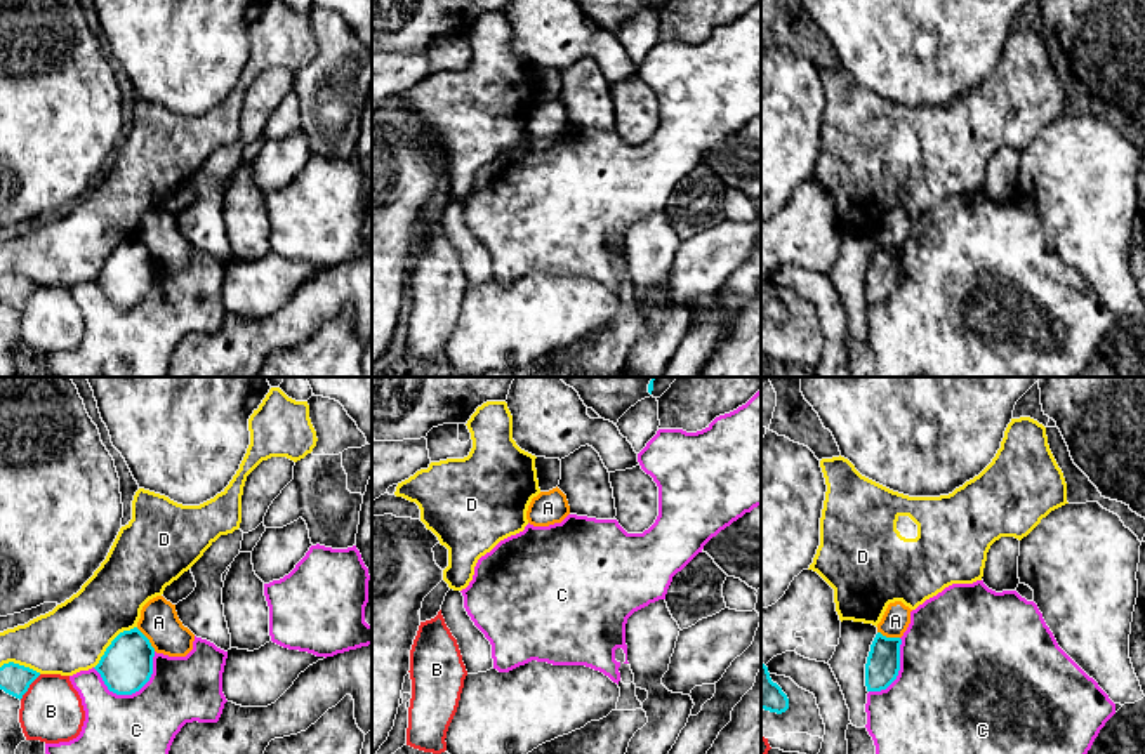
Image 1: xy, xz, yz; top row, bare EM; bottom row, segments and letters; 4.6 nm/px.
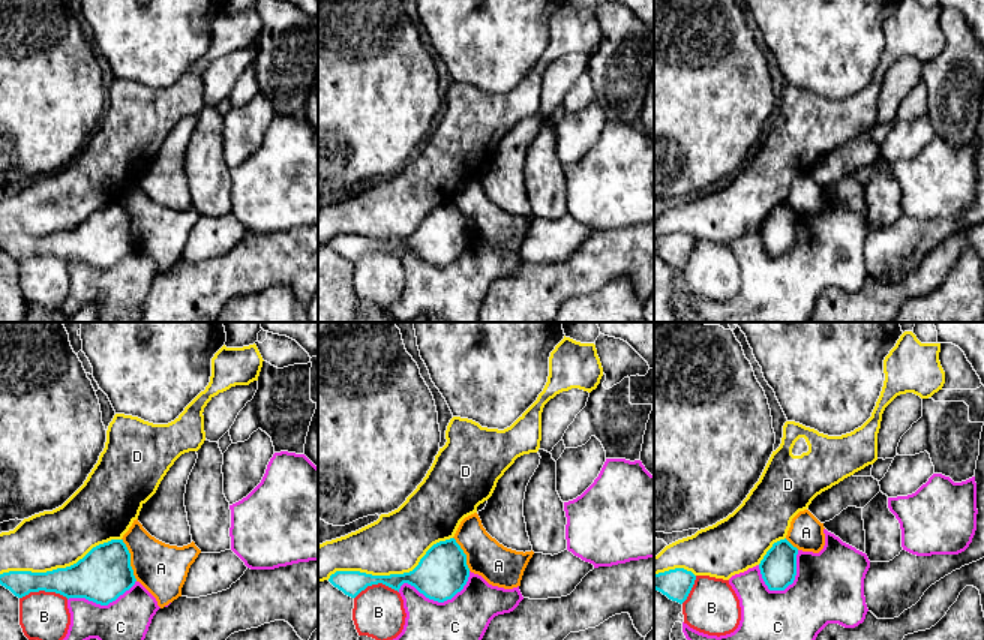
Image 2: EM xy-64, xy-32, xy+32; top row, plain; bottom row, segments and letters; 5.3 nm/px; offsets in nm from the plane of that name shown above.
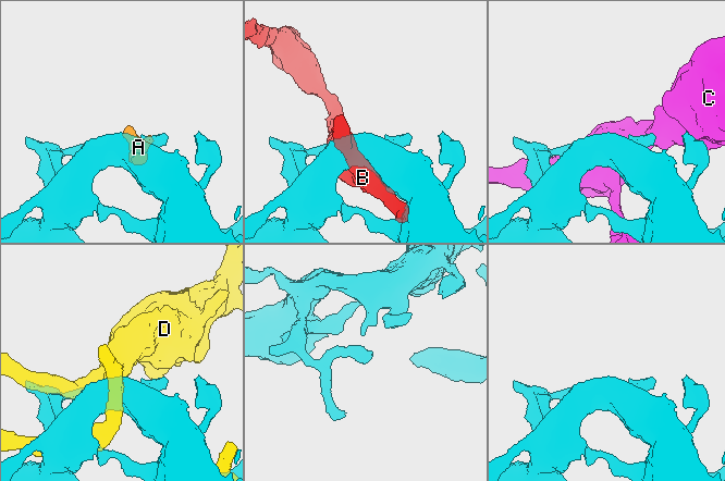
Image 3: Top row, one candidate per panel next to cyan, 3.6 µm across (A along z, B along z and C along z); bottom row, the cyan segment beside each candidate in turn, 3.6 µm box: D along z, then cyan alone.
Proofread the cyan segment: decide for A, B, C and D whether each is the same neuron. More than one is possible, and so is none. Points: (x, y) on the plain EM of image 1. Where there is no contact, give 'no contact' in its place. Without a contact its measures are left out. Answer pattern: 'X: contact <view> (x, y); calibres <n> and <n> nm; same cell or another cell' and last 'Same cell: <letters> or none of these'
A: contact xy (148, 251); calibres 240 and 180 nm; same cell
B: contact xy (28, 297); calibres 140 and 280 nm; another cell
C: contact xy (131, 304); calibres 240 and 420 nm; another cell
D: contact xy (112, 254); calibres 240 and 320 nm; another cell
Same cell: A

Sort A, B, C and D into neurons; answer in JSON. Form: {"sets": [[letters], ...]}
{"sets": [["A"], ["B"], ["C"], ["D"]]}

